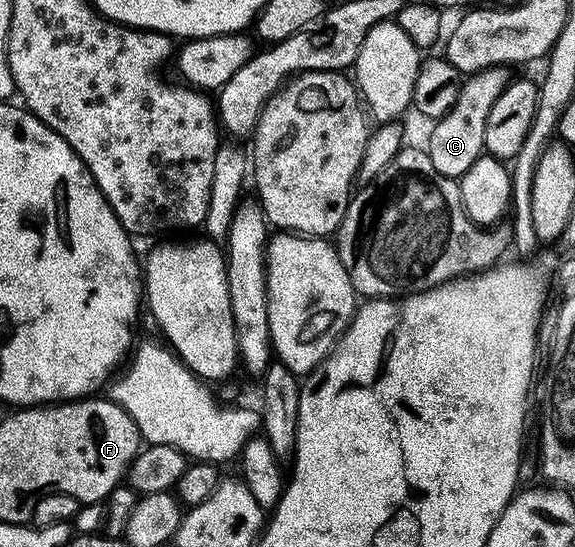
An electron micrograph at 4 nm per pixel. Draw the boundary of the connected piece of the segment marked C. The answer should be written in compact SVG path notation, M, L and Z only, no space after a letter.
M498 66L469 75L461 83L459 98L450 113L433 123L434 131L430 134L428 153L440 176L461 180L468 168L472 168L472 164L476 164L476 160L480 160L486 154L488 116L492 116L496 100L500 100L500 96L504 96L504 92L509 88L512 81L510 74L509 69Z

